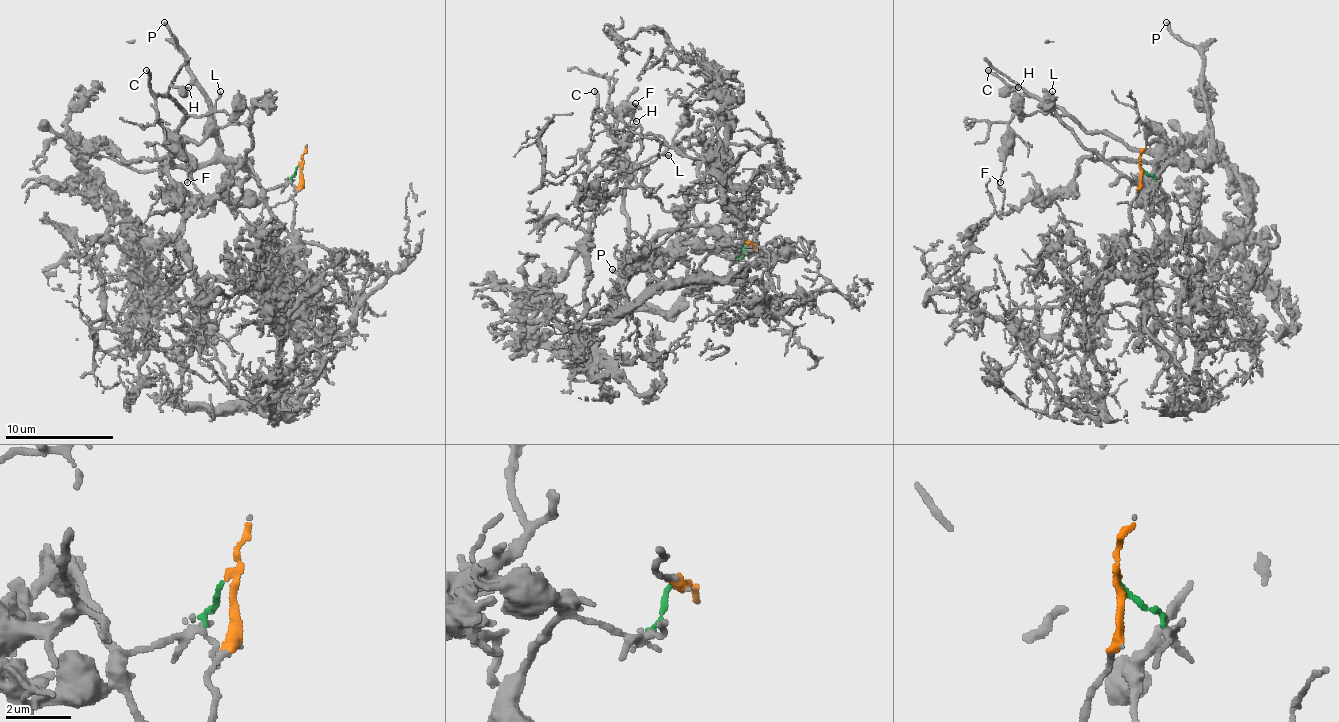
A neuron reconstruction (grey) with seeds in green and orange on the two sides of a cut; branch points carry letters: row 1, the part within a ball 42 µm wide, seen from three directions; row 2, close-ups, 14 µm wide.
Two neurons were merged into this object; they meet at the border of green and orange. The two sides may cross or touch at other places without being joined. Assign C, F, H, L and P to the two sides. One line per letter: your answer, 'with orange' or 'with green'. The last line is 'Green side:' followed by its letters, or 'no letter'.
C: with green
F: with green
H: with green
L: with green
P: with green
Green side: C, F, H, L, P

